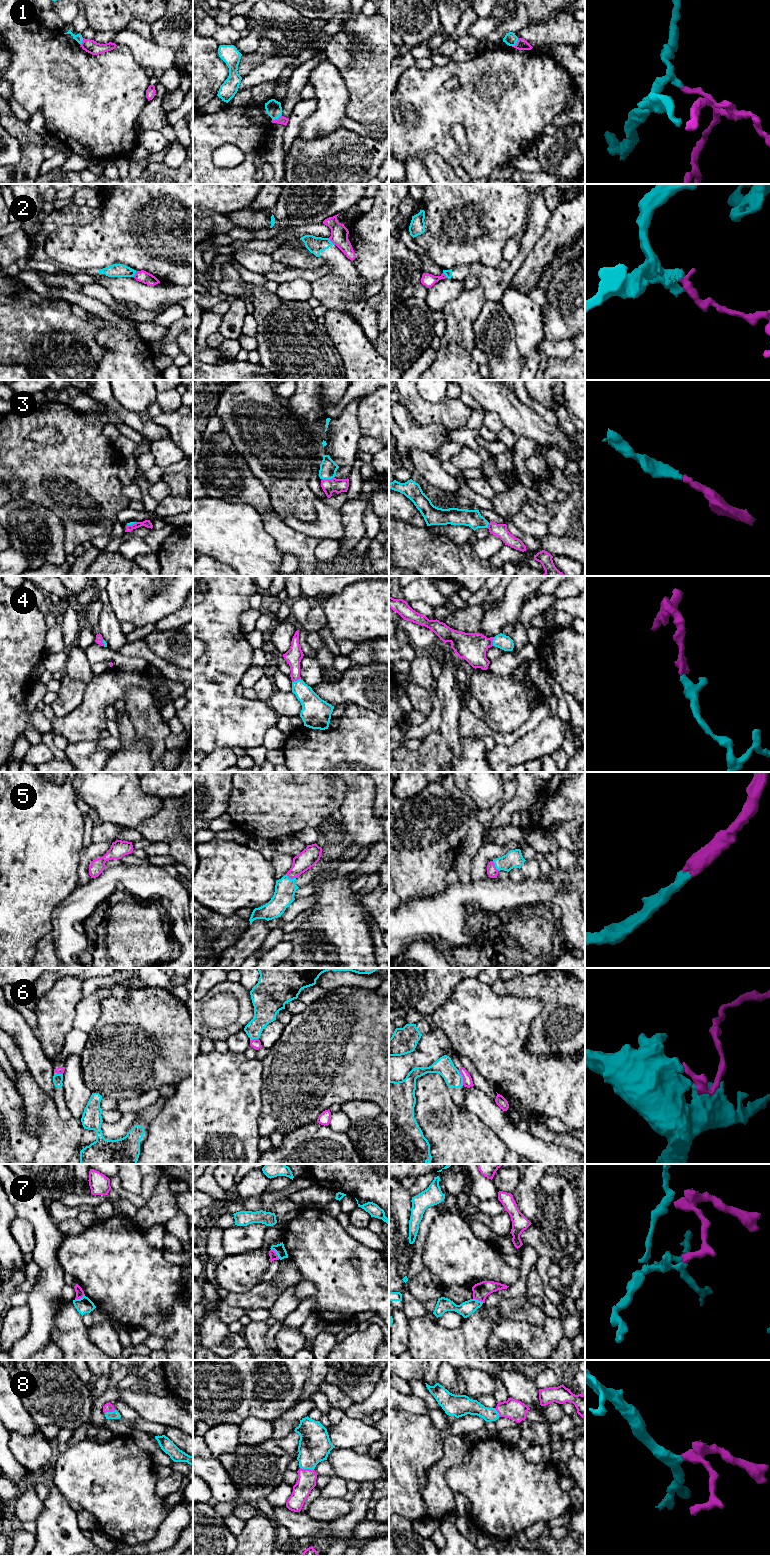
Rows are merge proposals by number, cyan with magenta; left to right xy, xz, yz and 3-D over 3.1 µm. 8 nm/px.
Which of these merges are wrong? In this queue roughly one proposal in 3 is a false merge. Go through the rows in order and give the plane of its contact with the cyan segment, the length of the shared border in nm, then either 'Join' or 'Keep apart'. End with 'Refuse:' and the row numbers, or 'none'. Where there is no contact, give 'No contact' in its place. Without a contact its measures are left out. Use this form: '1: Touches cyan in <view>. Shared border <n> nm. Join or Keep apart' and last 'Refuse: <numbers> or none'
1: Touches cyan in xz. Shared border 90 nm. Keep apart
2: Touches cyan in xz. Shared border 80 nm. Keep apart
3: Touches cyan in xz. Shared border 100 nm. Join
4: Touches cyan in xz. Shared border 80 nm. Join
5: Touches cyan in xz. Shared border 90 nm. Join
6: Touches cyan in yz. Shared border 130 nm. Keep apart
7: Touches cyan in xz. Shared border 100 nm. Keep apart
8: Touches cyan in xz. Shared border 110 nm. Join
Refuse: 1, 2, 6, 7

